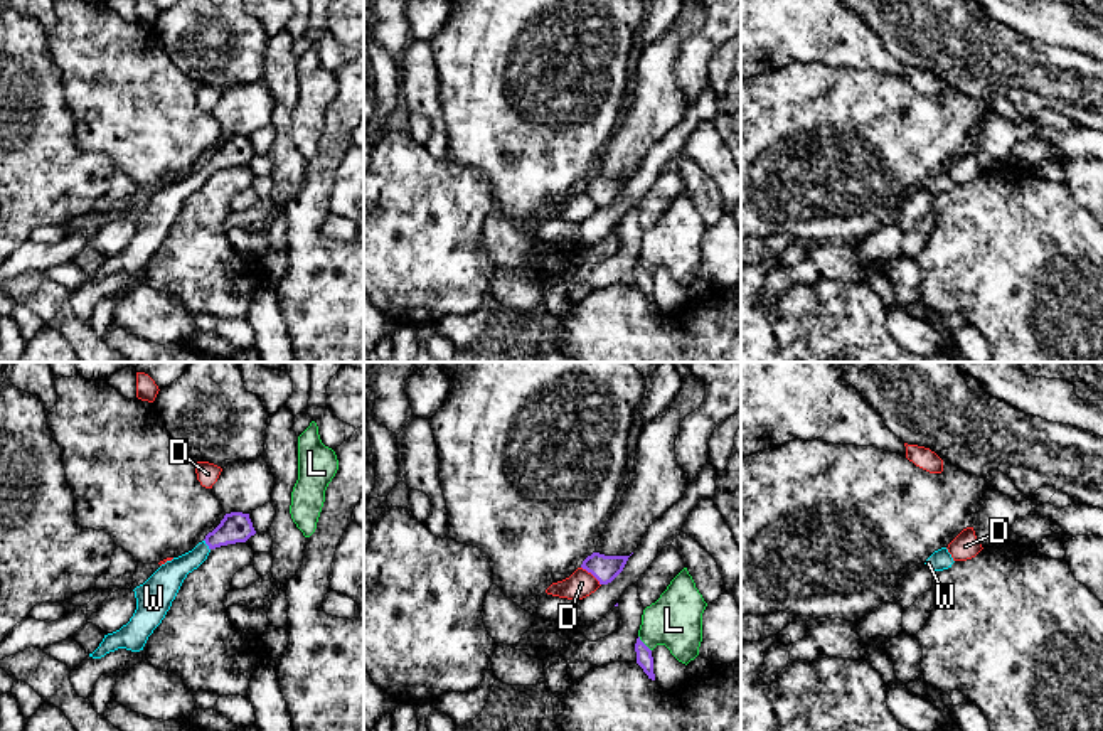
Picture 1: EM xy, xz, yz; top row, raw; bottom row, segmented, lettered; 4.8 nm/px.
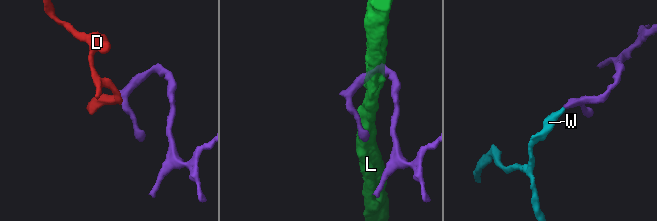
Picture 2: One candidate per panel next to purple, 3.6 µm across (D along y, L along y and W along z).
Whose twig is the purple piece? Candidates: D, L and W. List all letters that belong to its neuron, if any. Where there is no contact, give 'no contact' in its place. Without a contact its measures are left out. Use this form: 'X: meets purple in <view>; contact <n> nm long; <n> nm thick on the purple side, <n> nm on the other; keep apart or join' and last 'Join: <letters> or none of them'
D: meets purple in xz; contact 130 nm long; 130 nm thick on the purple side, 130 nm on the other; keep apart
L: meets purple in xz; contact 100 nm long; 80 nm thick on the purple side, 260 nm on the other; keep apart
W: meets purple in xy; contact 60 nm long; 140 nm thick on the purple side, 140 nm on the other; join
Join: W

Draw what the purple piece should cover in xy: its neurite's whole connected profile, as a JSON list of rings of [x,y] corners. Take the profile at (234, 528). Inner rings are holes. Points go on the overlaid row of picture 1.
[[[226,514],[221,524],[192,551],[167,561],[143,584],[133,590],[136,598],[133,616],[120,630],[104,635],[99,647],[89,657],[101,659],[118,648],[143,650],[148,637],[170,610],[187,574],[197,569],[212,549],[246,542],[254,534],[249,514]]]

